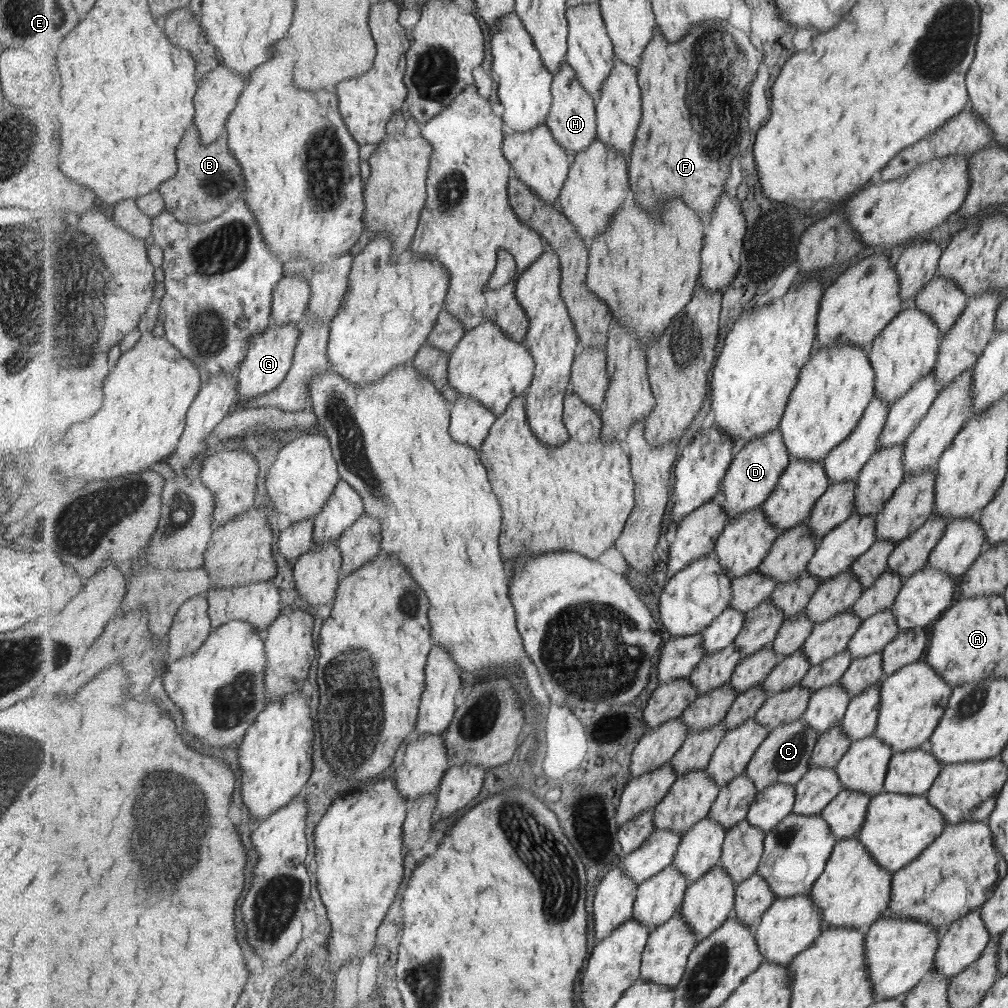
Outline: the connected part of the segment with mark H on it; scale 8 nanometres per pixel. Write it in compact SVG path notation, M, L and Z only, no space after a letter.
M566 60L562 62L562 71L554 75L552 92L554 104L551 105L546 124L558 139L558 143L562 144L573 158L577 153L588 149L588 146L598 137L597 102L579 80L577 71Z

